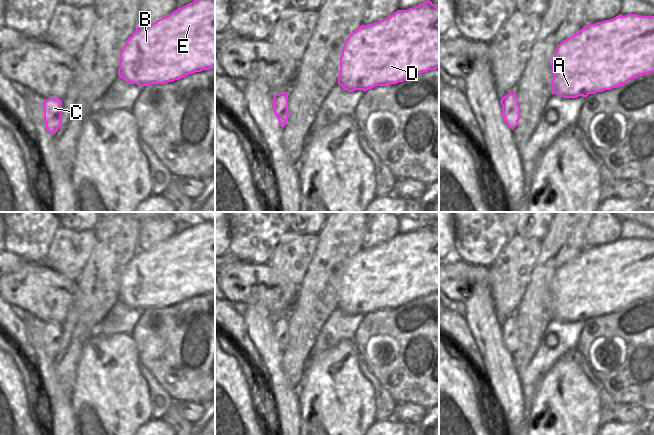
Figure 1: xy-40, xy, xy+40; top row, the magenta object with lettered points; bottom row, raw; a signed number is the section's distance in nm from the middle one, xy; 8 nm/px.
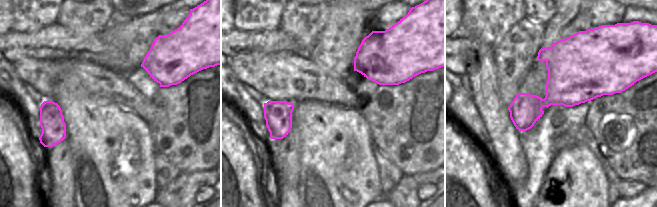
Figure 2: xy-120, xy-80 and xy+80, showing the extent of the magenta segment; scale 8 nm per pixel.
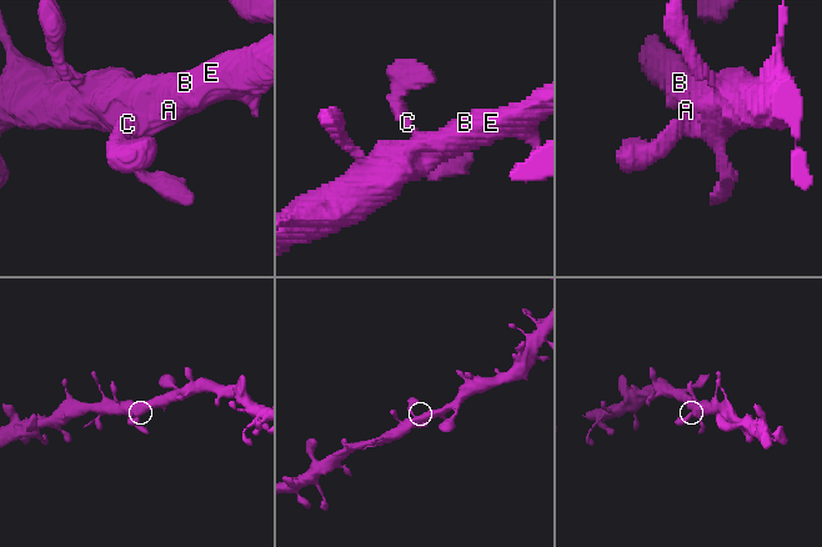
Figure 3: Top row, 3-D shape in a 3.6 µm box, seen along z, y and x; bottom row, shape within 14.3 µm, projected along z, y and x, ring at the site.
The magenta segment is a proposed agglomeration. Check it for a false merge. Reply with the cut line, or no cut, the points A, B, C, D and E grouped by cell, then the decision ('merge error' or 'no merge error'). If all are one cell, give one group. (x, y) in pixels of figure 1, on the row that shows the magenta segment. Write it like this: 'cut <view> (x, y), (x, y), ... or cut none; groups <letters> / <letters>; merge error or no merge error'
cut none; groups A B C D E; no merge error

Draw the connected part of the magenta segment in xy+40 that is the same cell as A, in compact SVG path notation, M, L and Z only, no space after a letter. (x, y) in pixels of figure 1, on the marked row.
M619 14L611 20L585 25L558 45L552 59L552 94L563 98L586 98L589 94L617 88L651 72L654 72L654 16Z

